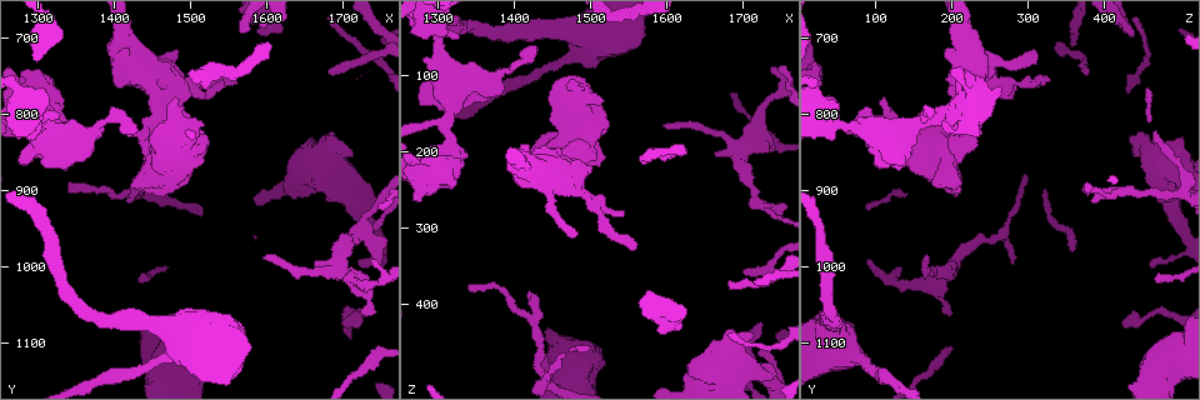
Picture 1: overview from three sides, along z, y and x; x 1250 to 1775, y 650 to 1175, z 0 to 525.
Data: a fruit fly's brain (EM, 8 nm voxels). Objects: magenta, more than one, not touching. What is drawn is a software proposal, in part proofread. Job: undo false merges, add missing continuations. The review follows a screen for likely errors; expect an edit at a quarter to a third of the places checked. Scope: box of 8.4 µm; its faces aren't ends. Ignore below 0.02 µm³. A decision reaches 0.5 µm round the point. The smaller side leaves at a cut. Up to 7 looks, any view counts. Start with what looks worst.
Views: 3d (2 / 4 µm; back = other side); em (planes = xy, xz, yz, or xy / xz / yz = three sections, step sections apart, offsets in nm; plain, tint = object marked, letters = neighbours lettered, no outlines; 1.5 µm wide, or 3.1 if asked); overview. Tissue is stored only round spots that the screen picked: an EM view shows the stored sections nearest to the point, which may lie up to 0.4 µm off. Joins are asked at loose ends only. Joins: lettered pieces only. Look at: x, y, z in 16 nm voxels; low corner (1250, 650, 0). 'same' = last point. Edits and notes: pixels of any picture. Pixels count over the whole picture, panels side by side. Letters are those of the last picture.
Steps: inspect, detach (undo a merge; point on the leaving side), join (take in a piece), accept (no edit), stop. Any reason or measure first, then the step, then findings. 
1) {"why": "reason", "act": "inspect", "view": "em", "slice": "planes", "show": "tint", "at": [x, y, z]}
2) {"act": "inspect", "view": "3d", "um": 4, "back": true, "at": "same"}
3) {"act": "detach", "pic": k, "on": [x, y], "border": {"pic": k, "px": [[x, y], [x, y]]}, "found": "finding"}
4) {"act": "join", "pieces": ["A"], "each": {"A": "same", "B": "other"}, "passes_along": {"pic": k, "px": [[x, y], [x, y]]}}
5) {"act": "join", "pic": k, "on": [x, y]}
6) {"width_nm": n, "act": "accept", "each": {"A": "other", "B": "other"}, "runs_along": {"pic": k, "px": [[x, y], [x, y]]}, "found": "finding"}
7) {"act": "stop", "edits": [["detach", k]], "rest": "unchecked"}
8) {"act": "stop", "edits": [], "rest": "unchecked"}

{"why": "thin end", "act": "inspect", "view": "3d", "um": 2, "at": [1725, 1065, 190]}

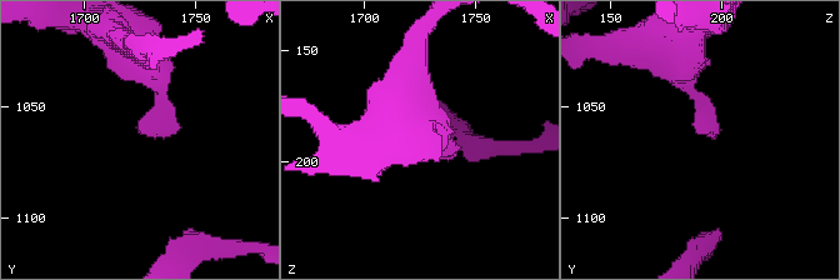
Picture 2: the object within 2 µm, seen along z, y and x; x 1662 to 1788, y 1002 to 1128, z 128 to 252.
{"act": "inspect", "view": "em", "slice": "yz", "step": 8, "show": "tint", "at": [1725, 1062, 191]}

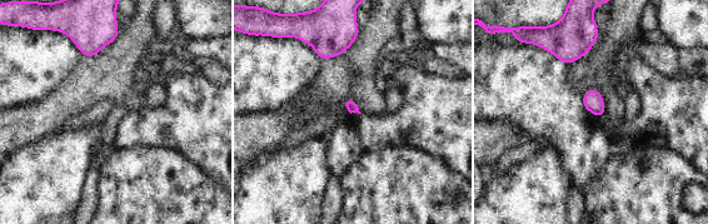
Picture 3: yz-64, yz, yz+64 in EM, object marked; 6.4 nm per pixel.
{"why": "what lies round it", "act": "inspect", "view": "em", "slice": "yz", "step": 8, "show": "letters", "at": "same"}

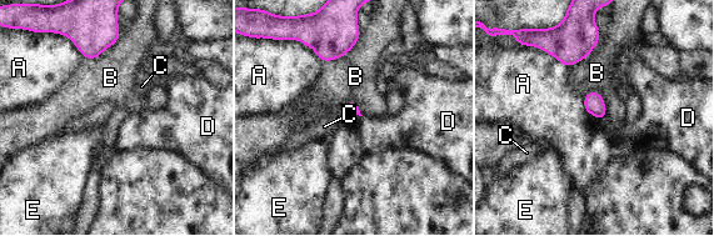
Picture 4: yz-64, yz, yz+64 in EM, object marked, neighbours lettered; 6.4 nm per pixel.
{"act": "accept", "each": {"A": "other", "B": "other", "C": "other", "D": "other", "E": "other"}, "border": {"pic": 4, "px": [[343, 108], [351, 115]]}, "found": "no lettered piece goes on from it"}

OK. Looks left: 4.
{"why": "free end", "act": "inspect", "view": "3d", "um": 4, "back": true, "at": [1335, 870, 130]}

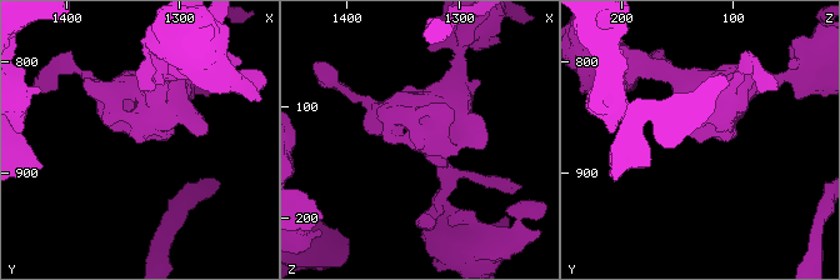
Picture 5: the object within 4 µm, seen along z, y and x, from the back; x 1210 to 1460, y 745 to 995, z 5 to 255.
{"why": "shape alone is not enough", "act": "inspect", "view": "em", "slice": "planes", "show": "letters", "at": [1338, 872, 132]}

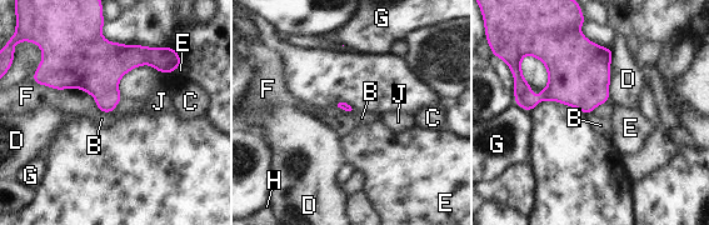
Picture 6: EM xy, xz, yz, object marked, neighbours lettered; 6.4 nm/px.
{"act": "accept", "each": {"B": "other", "C": "other", "D": "other", "E": "other", "F": "other", "G": "other", "H": "other", "J": "other"}, "border": {"pic": 6, "px": [[99, 110], [114, 111]]}, "found": "none of them fits"}

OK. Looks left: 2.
{"why": "thin end", "act": "inspect", "view": "em", "slice": "planes", "show": "letters", "at": [1340, 900, 375]}

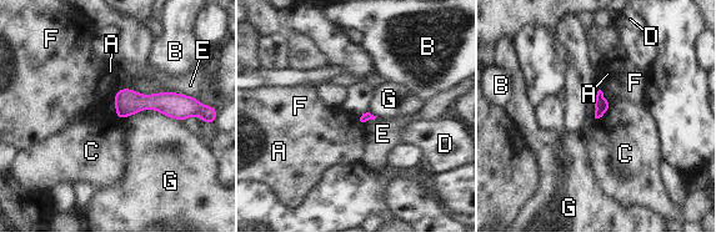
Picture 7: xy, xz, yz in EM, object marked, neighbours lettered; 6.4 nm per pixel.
{"longest_contact_nm": ["G", 420], "act": "accept", "each": {"A": "other", "B": "other", "C": "other", "D": "other", "E": "other", "F": "other", "G": "other"}, "runs_along": {"pic": 7, "px": [[116, 99], [161, 101], [191, 107]]}, "found": "none of them fits"}

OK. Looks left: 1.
{"act": "stop", "edits": [], "rest": "unchecked"}

